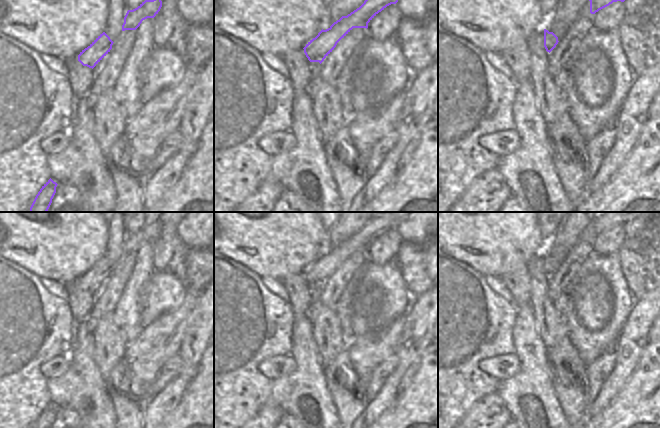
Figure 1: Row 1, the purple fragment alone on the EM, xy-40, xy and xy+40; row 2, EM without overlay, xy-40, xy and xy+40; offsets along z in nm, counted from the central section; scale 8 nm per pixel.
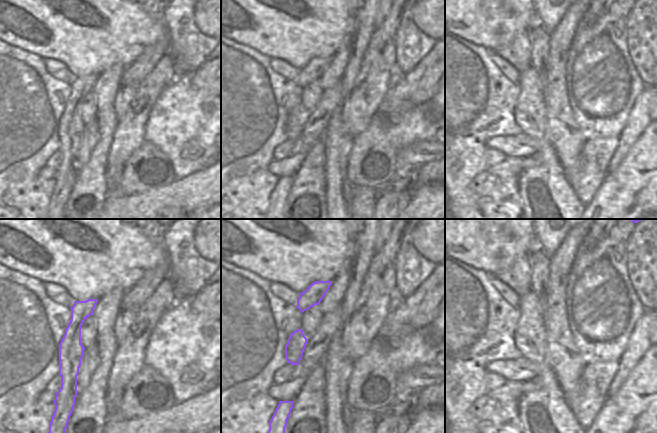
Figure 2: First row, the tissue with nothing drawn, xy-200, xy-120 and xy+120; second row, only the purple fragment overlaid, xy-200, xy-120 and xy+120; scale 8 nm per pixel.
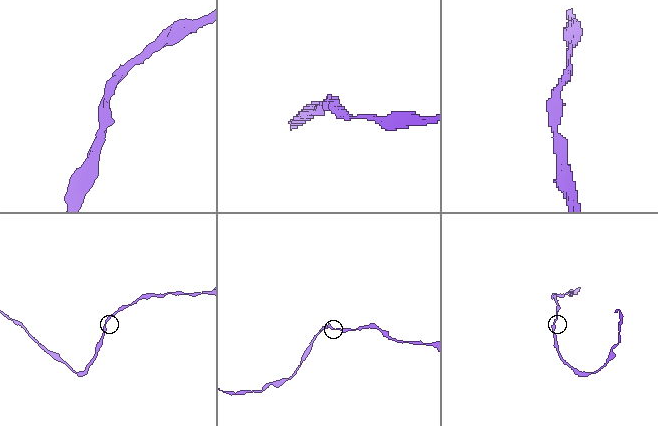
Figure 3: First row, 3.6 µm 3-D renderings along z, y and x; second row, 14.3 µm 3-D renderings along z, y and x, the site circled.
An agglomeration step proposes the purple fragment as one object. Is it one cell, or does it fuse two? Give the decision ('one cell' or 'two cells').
one cell

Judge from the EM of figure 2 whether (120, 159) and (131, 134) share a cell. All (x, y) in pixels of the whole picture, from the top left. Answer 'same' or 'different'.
same

